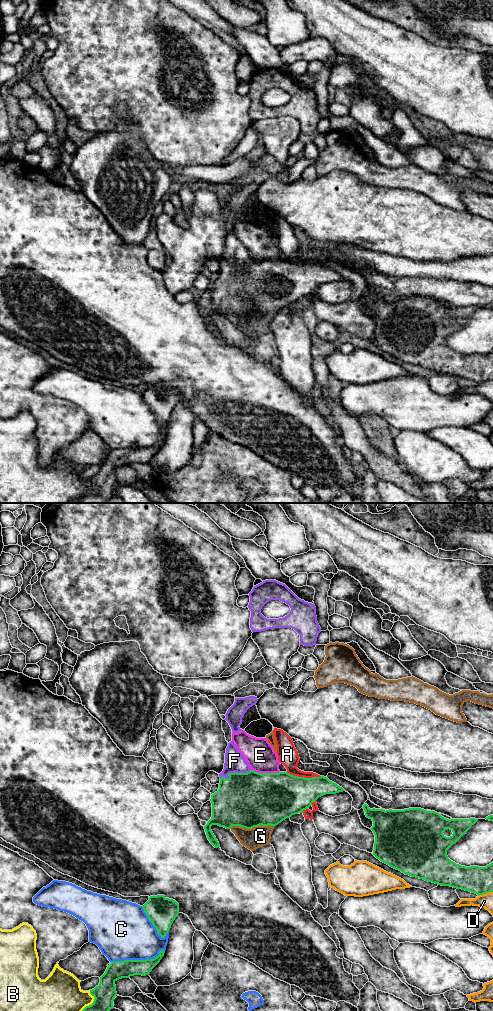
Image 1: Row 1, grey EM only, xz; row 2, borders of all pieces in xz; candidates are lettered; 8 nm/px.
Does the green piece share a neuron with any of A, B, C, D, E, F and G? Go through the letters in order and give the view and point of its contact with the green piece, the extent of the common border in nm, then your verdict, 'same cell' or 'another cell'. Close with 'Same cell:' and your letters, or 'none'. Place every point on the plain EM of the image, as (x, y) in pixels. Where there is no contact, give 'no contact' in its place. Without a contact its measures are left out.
A: xz (304, 265) | 280 nm | another cell
B: xz (92, 491) | 220 nm | another cell
C: xz (138, 448) | 440 nm | another cell
D: xz (485, 381) | 130 nm | another cell
E: xz (265, 261) | 240 nm | another cell
F: xz (234, 260) | 260 nm | same cell
G: xz (251, 316) | 360 nm | another cell
Same cell: F

